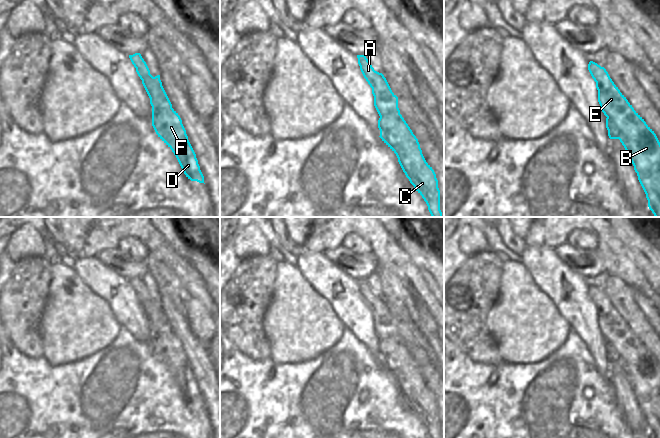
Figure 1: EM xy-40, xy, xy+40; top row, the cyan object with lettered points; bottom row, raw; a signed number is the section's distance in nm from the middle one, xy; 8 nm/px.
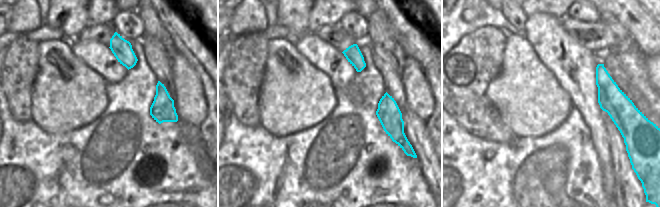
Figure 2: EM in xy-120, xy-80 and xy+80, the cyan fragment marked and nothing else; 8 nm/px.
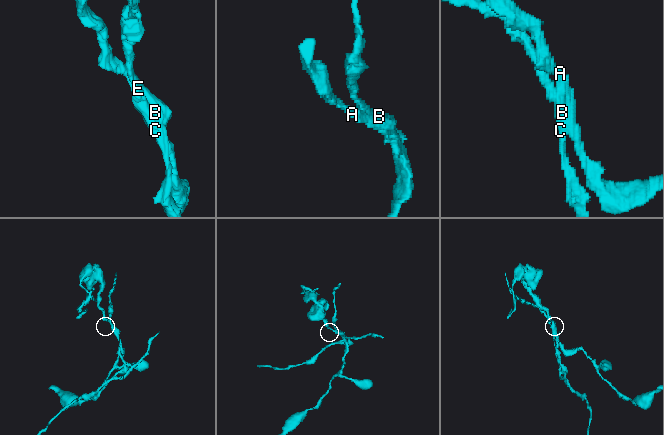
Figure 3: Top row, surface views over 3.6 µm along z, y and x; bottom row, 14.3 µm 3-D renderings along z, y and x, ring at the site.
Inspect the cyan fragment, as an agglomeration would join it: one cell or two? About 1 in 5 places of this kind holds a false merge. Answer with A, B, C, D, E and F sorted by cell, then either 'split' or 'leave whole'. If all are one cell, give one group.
A B E / C D F | split

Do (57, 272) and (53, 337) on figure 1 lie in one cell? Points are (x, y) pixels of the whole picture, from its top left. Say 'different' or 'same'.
same

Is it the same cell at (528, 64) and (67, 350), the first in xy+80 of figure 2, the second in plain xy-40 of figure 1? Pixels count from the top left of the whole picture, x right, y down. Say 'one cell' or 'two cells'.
one cell

